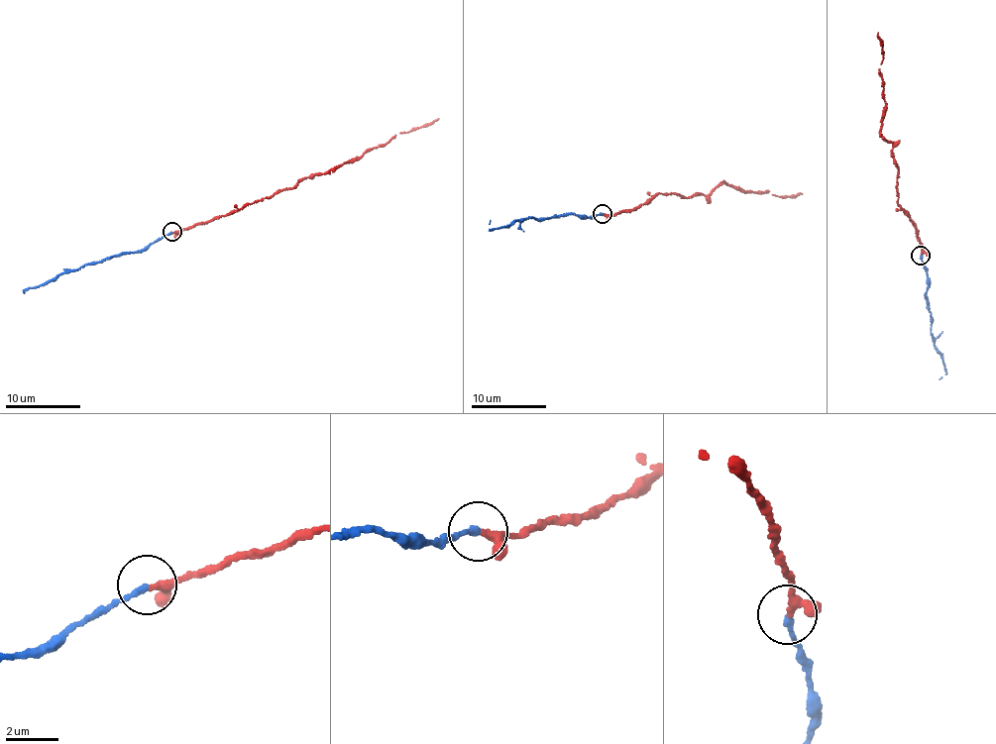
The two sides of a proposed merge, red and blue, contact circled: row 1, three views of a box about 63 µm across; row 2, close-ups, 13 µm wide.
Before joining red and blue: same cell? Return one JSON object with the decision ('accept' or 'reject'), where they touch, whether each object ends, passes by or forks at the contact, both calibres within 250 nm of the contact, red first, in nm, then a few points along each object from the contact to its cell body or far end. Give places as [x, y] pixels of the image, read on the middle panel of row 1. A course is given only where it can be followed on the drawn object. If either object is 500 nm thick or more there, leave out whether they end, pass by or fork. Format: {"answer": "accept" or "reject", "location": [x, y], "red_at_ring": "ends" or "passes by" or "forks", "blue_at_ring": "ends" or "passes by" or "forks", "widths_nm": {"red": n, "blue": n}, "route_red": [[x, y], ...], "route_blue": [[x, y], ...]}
{"answer": "accept", "location": [602, 214], "red_at_ring": "passes by", "blue_at_ring": "ends", "widths_nm": {"red": 240, "blue": 260}, "route_red": [[603, 214], [630, 212], [659, 193], [689, 198], [708, 195], [722, 182], [745, 192], [793, 197], [801, 194]], "route_blue": [[603, 214], [565, 213], [545, 218], [520, 219], [491, 230], [491, 220]]}

